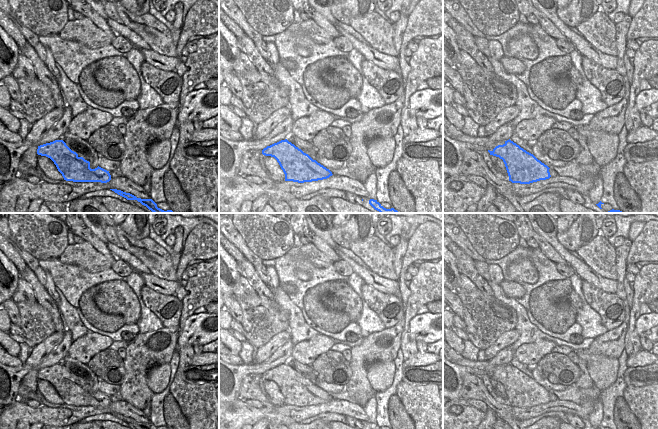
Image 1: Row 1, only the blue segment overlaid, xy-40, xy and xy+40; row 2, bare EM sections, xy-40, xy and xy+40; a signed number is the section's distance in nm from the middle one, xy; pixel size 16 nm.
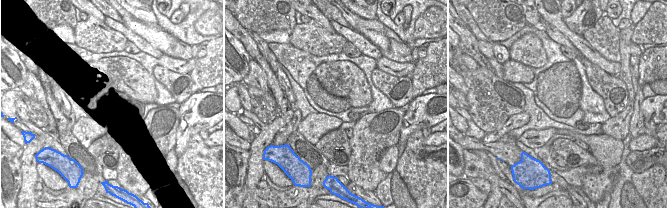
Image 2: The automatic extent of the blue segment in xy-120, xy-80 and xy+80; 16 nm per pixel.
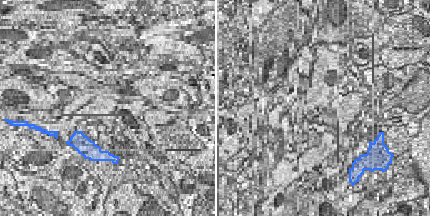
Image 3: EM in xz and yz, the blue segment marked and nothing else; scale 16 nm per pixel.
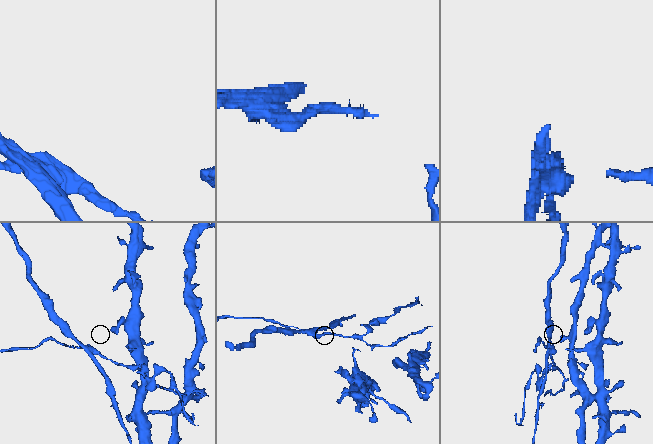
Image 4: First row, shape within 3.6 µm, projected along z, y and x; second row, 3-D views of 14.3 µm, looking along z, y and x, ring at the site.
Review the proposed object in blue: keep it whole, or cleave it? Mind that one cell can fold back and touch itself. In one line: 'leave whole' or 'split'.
split

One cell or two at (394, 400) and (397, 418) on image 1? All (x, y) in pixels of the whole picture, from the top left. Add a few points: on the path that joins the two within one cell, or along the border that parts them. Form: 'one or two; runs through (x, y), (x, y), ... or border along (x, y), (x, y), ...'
one; runs through (394, 404), (397, 414)

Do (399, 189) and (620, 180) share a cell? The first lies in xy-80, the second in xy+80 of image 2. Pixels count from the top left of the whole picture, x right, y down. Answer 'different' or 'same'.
different

